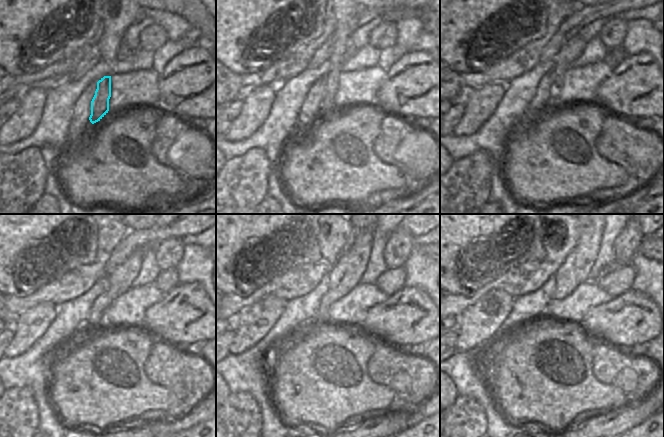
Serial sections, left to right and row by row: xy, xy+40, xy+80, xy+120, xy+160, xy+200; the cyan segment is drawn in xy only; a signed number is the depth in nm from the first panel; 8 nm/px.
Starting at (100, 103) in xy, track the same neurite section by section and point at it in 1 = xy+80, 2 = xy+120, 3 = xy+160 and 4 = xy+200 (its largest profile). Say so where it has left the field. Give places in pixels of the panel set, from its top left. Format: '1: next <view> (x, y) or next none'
1: next xy+80 (569, 52)
2: next xy+120 (120, 280)
3: next xy+160 (346, 274)
4: next xy+200 (575, 269)

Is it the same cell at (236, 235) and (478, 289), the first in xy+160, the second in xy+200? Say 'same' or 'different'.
different

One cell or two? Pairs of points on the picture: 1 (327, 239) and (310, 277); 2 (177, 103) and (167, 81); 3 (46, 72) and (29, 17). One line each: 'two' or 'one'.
1: one
2: one
3: two

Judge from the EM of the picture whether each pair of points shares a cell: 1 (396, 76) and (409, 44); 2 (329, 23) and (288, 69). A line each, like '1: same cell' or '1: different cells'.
1: different cells
2: same cell

